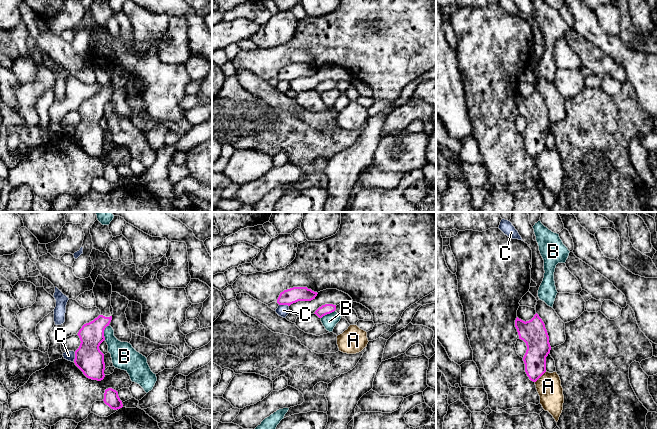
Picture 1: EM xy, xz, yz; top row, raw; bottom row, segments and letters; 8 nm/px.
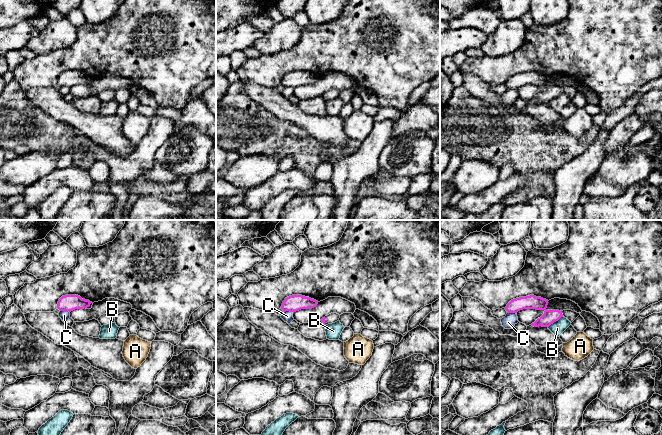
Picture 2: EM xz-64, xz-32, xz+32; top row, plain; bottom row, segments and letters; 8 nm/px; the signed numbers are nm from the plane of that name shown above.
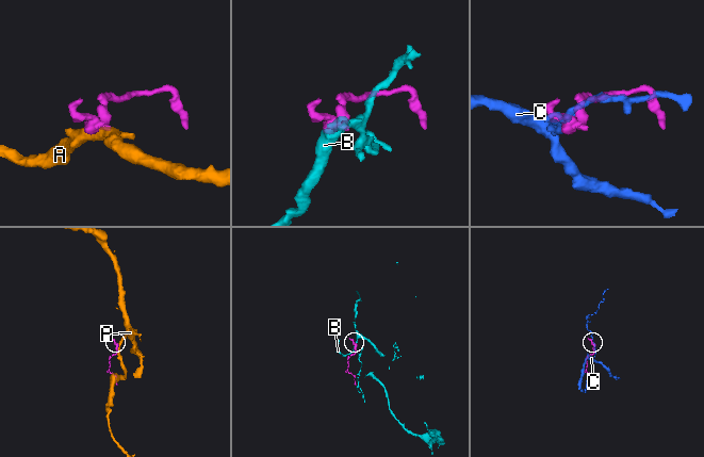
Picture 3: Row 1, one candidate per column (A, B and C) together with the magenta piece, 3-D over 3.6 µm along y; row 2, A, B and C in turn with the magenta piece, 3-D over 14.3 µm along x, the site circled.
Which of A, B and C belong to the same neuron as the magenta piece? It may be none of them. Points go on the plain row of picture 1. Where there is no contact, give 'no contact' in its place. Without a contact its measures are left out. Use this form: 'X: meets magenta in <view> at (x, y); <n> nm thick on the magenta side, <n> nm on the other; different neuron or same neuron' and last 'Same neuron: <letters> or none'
A: meets magenta in yz at (540, 152); 190 nm thick on the magenta side, 200 nm on the other; different neuron
B: meets magenta in xy at (103, 108); 220 nm thick on the magenta side, 200 nm on the other; different neuron
C: meets magenta in xz at (284, 80); 120 nm thick on the magenta side, 100 nm on the other; different neuron
Same neuron: none

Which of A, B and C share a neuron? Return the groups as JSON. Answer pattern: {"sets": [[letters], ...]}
{"sets": [["A"], ["B"], ["C"]]}

